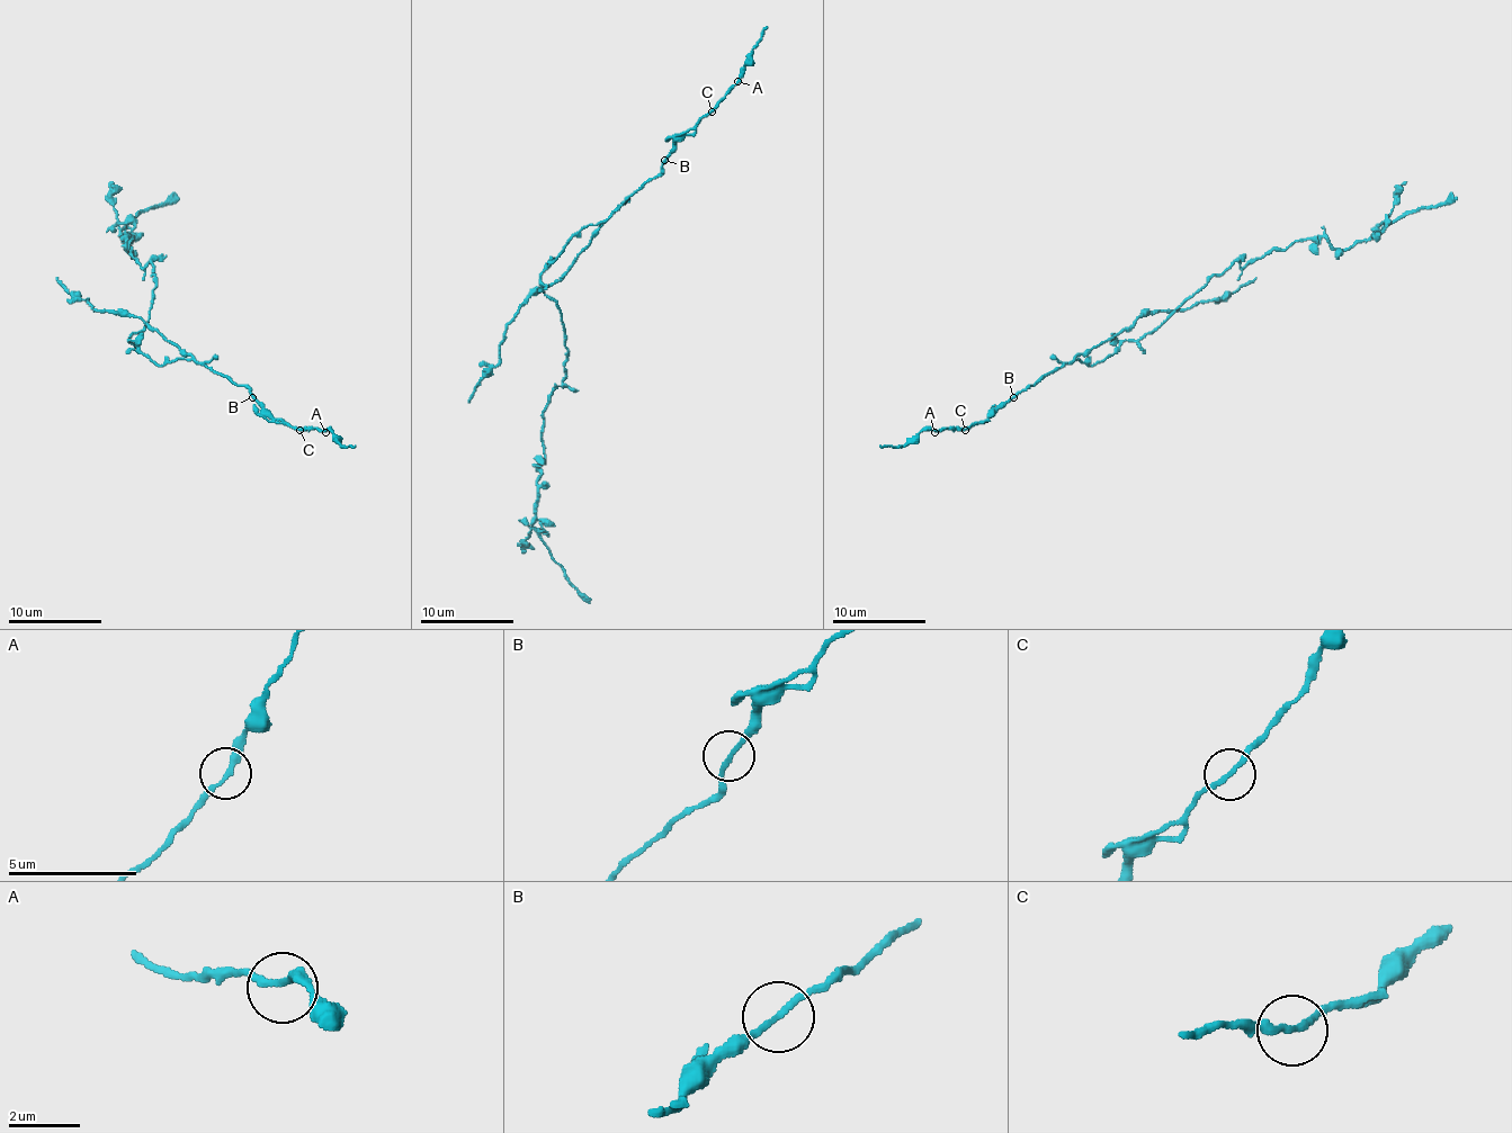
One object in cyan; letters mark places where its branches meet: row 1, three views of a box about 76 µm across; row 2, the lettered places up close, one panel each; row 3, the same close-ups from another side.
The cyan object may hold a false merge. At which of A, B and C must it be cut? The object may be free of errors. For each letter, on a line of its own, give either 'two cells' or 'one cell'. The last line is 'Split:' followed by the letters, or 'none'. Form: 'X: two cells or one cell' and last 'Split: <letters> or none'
A: one cell
B: two cells
C: one cell
Split: B

